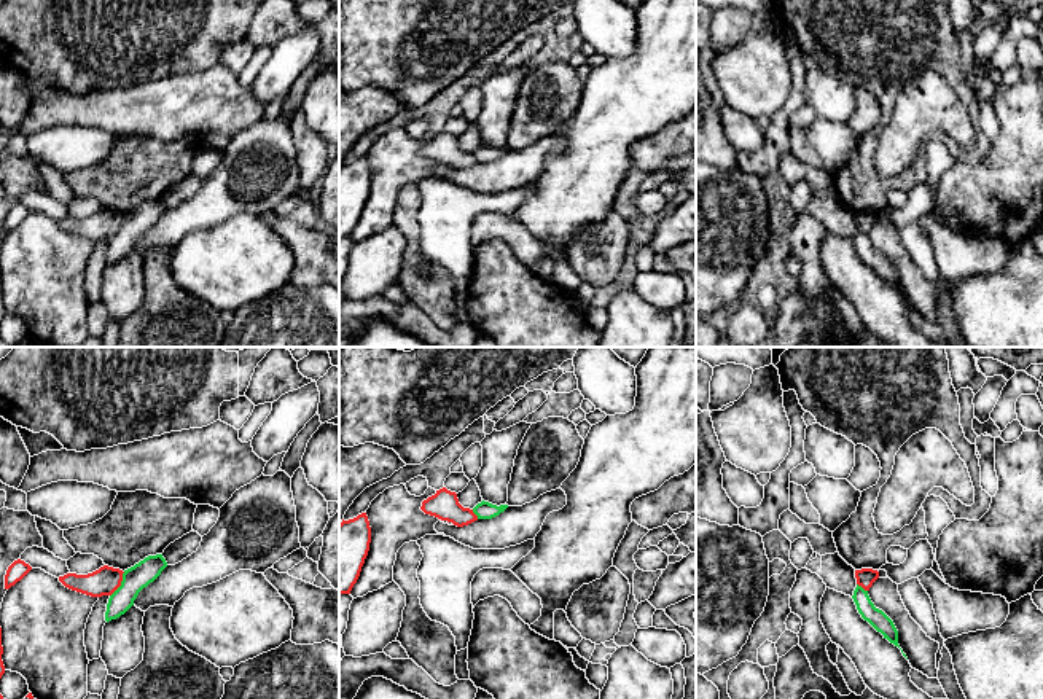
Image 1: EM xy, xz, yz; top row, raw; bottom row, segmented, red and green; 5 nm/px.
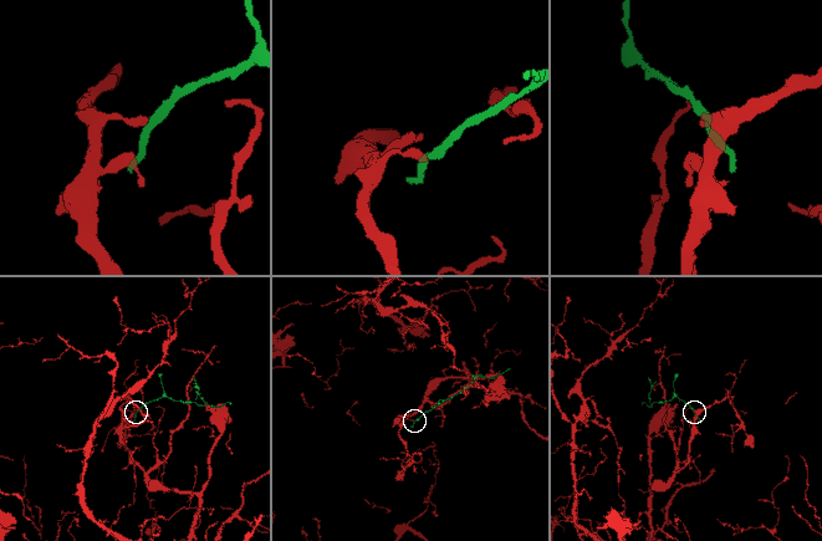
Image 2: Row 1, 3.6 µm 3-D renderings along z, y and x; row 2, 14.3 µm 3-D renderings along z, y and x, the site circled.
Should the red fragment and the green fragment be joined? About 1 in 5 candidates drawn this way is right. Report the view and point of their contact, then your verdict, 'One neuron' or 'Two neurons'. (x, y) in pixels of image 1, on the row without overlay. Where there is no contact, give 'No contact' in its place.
Touches red at xy (120, 228). Two neurons

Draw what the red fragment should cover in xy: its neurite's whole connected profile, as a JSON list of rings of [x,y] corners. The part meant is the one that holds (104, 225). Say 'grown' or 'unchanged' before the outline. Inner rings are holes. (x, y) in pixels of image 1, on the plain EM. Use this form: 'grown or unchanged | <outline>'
unchanged | [[[104,209],[88,218],[67,217],[64,220],[59,220],[59,225],[72,234],[91,240],[102,240],[111,239],[121,229],[123,217],[124,215],[119,212]]]

